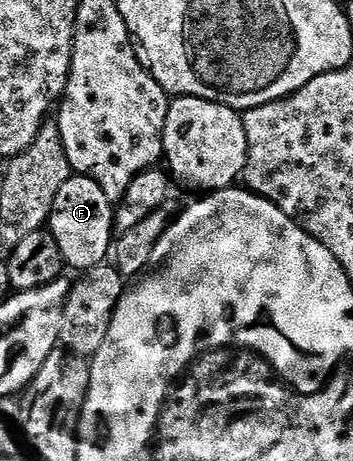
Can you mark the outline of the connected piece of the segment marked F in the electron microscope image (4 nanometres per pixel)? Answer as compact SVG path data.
M75 173L62 185L60 192L56 192L48 231L55 238L61 259L67 267L97 266L109 255L110 243L115 237L114 210L116 214L115 203L113 206L110 198L111 195L96 179L79 173Z

